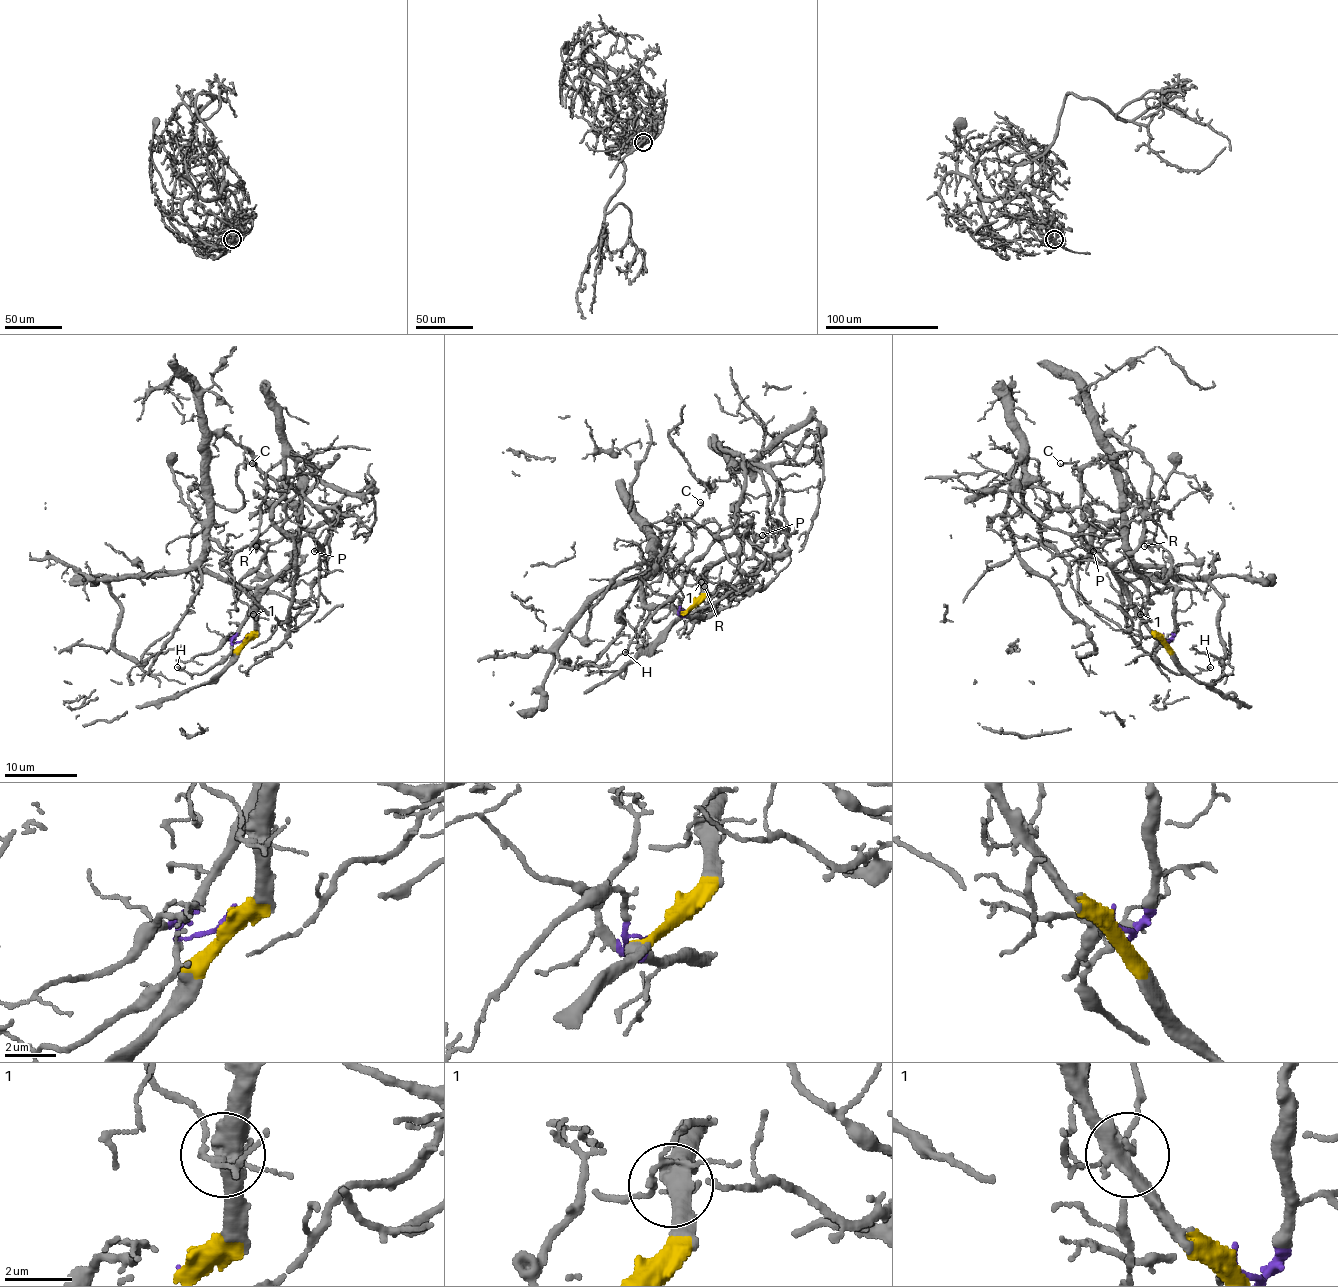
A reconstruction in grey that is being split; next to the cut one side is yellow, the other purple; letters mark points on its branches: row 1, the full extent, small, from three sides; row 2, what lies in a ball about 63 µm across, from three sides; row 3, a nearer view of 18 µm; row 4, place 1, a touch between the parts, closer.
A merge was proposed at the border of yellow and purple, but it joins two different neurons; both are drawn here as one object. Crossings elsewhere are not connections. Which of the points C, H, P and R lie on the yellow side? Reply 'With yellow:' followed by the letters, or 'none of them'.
With yellow: P, R

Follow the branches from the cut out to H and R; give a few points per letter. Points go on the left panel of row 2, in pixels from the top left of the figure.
H: (244, 639), (233, 643), (231, 650), (211, 668), (192, 675), (177, 666)
R: (244, 639), (253, 630), (257, 597), (282, 574), (290, 572), (290, 579), (270, 572), (257, 546)

